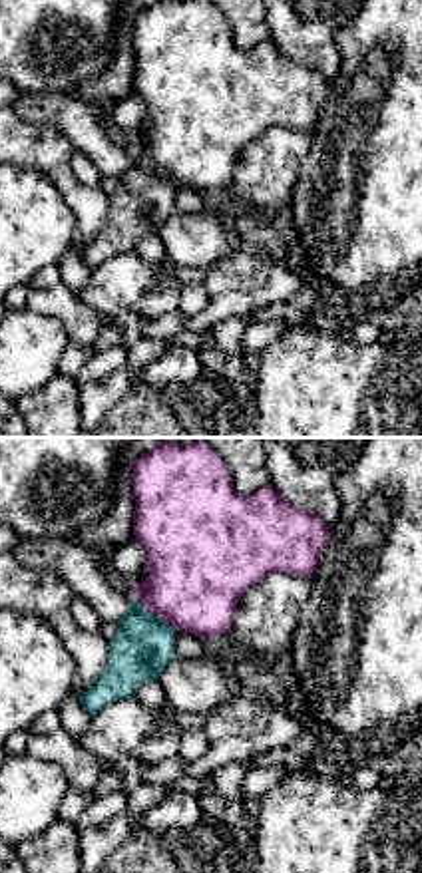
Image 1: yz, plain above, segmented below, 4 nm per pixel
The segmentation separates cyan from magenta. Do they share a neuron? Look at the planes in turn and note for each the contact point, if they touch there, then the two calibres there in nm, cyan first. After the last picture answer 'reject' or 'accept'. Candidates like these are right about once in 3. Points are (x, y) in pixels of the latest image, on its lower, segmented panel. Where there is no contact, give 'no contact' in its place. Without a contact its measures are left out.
(154, 615) | 240/400 nm

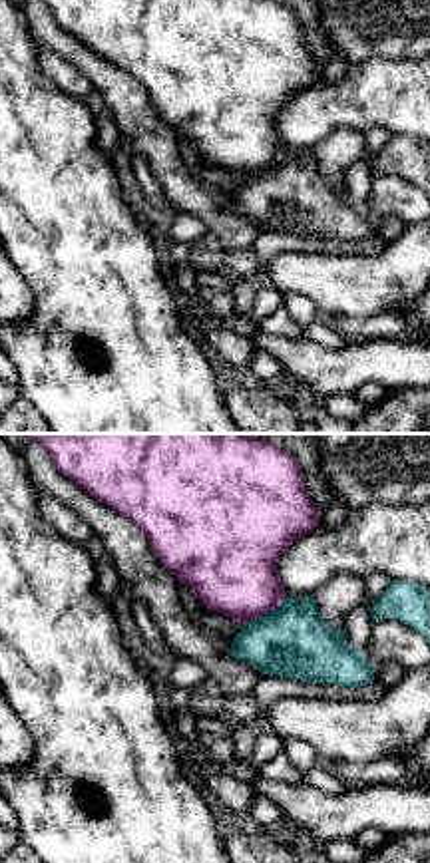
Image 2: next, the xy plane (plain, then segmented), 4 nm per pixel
(263, 615) | 300/380 nm

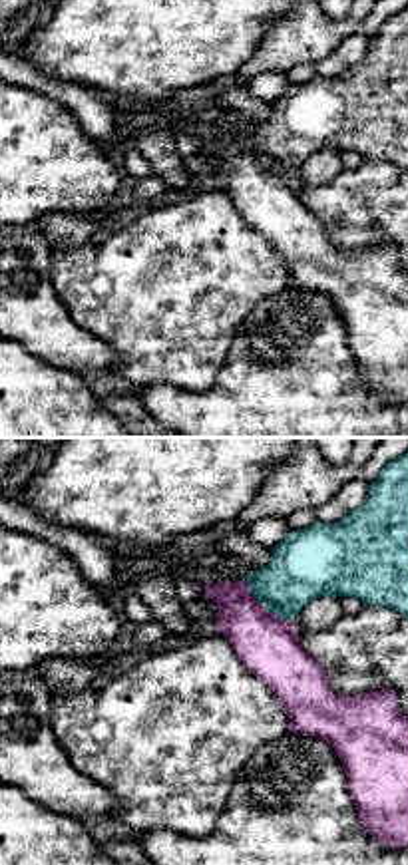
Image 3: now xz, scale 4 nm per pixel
(265, 607) | 280/240 nm

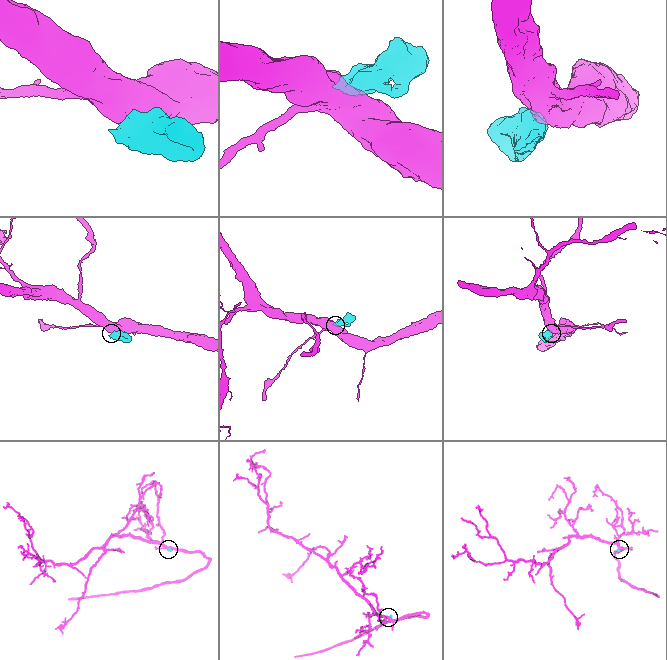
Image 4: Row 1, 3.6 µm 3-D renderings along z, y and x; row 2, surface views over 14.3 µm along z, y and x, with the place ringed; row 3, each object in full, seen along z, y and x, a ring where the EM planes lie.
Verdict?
reject

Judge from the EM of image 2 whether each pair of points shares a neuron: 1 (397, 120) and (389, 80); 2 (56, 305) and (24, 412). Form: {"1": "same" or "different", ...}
{"1": "same", "2": "different"}

